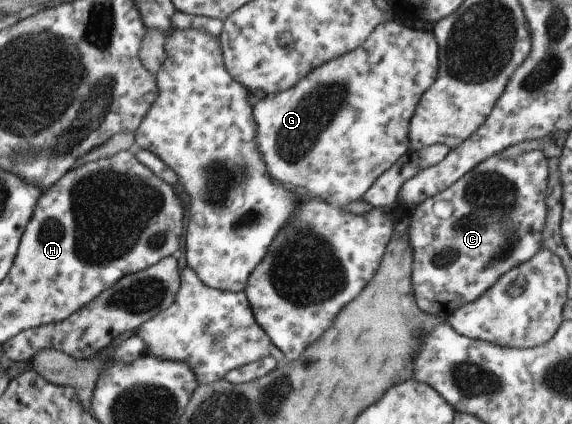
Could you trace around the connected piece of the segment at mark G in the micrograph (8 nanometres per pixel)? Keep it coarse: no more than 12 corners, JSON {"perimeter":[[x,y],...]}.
{"perimeter":[[385,20],[252,106],[266,174],[342,208],[409,151],[433,33]]}

